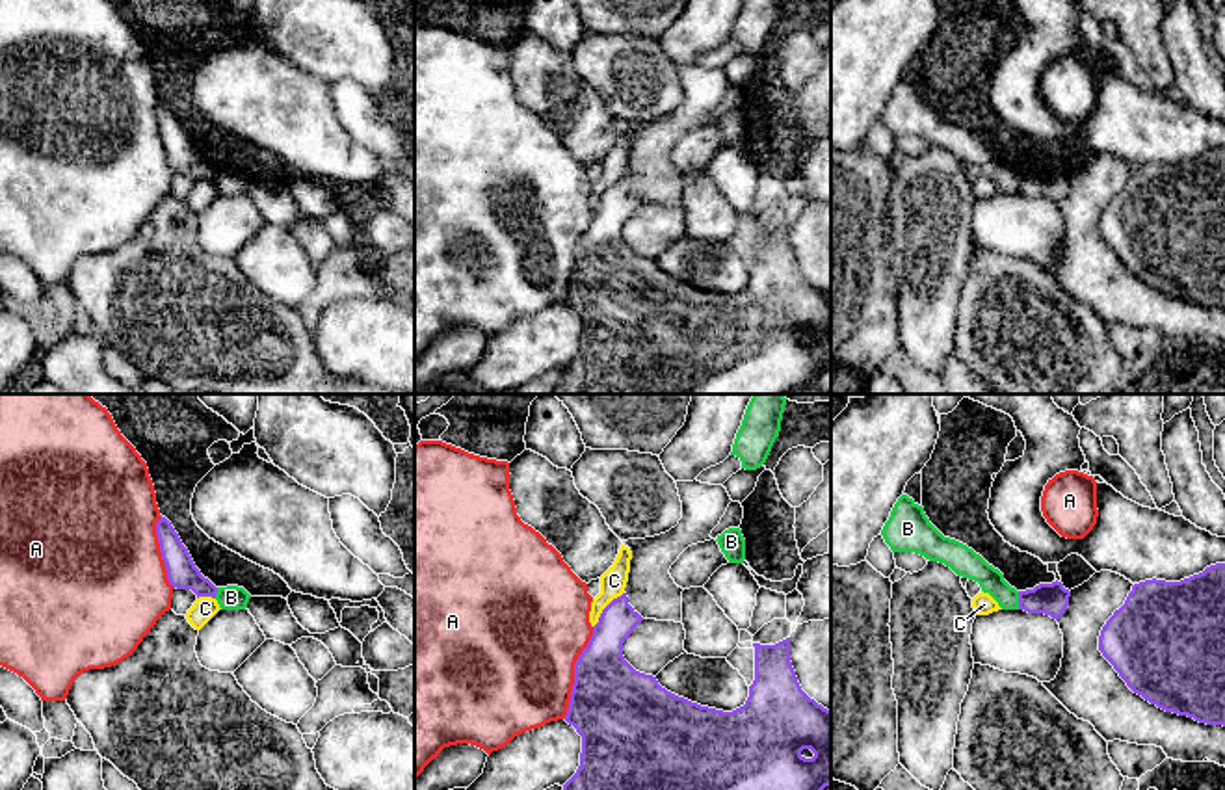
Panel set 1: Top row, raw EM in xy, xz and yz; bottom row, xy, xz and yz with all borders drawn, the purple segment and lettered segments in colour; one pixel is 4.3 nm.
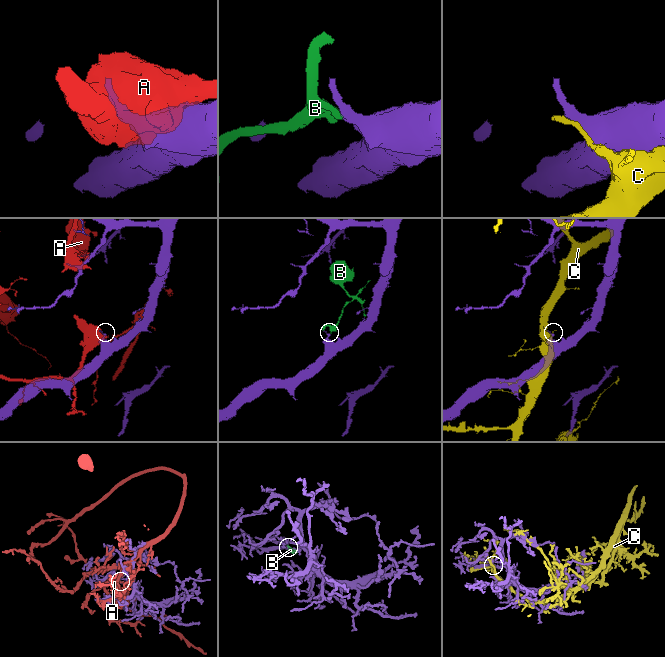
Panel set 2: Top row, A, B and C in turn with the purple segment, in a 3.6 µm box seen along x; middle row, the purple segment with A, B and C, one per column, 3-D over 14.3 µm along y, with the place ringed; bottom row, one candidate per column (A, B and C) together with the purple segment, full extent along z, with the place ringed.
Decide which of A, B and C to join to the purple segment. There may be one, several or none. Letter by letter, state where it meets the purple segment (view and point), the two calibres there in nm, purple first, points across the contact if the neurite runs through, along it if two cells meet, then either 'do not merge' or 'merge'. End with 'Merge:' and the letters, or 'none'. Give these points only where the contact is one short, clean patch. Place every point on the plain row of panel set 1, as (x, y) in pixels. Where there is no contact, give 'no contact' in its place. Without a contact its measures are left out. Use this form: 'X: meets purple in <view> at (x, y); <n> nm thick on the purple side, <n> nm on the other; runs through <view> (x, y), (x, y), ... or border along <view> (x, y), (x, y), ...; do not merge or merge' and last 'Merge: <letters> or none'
A: meets purple in xz at (575, 257); 380 nm thick on the purple side, 500 nm on the other; do not merge
B: meets purple in yz at (1019, 184); 140 nm thick on the purple side, 110 nm on the other; border along yz (1017, 175), (1019, 192); do not merge
C: meets purple in xz at (605, 192); 200 nm thick on the purple side, 110 nm on the other; do not merge
Merge: none

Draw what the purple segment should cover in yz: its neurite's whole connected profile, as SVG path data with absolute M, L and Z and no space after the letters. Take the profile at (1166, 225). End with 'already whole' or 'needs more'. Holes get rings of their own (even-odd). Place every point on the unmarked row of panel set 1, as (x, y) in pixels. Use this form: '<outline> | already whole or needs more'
M1225 147L1180 165L1132 169L1099 219L1099 234L1126 270L1166 296L1225 310Z | already whole

